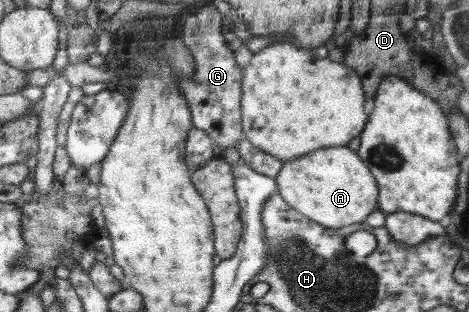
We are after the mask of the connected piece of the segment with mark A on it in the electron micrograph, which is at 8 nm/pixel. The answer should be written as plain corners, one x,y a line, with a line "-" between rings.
349,147
323,148
285,162
274,179
277,192
291,208
295,208
295,210
305,214
309,219
315,220
323,227
341,228
363,222
369,213
378,209
377,191
380,191
380,189
377,189
376,178
367,169
367,165
361,161
361,157
355,151
351,151

